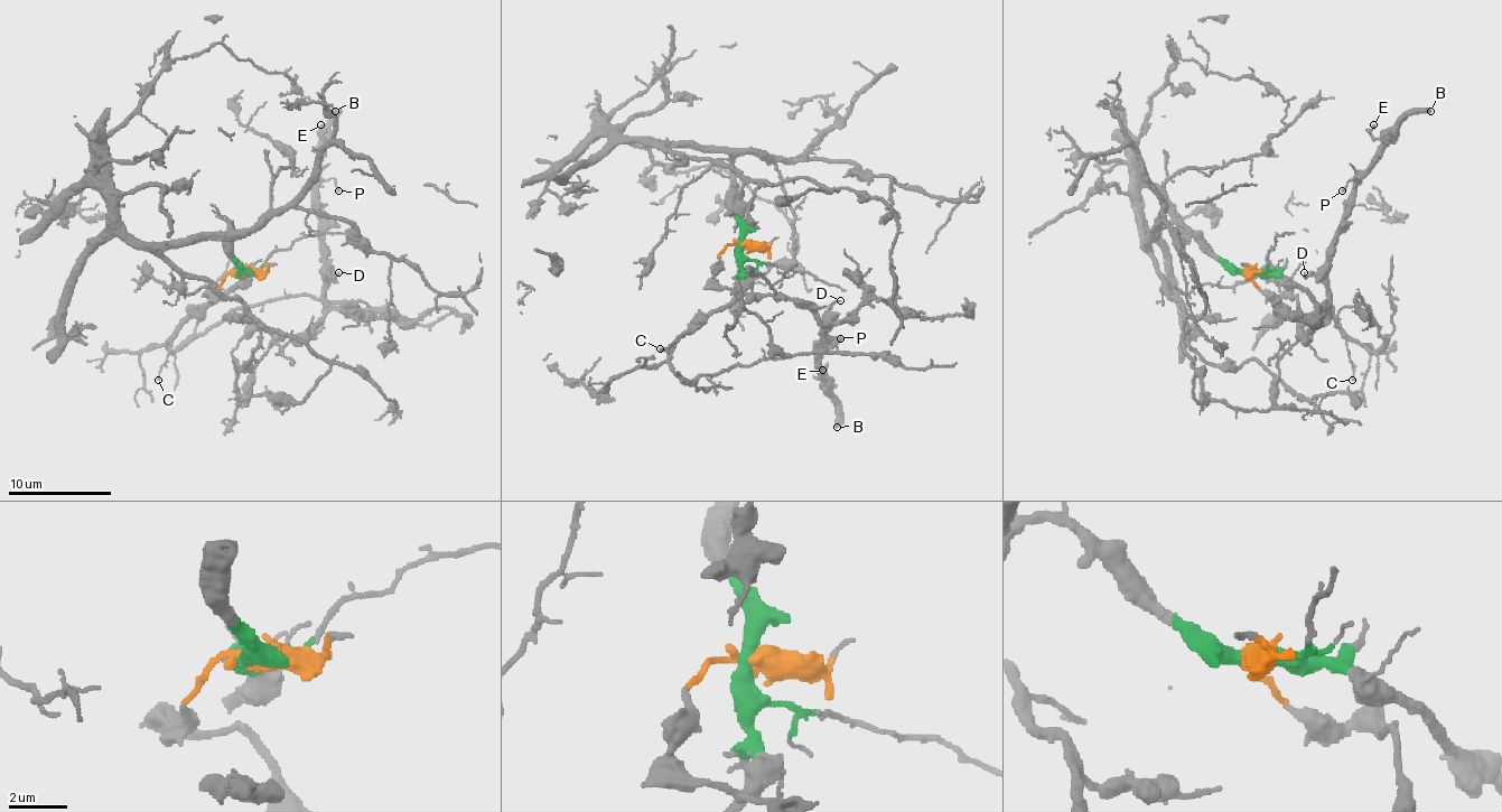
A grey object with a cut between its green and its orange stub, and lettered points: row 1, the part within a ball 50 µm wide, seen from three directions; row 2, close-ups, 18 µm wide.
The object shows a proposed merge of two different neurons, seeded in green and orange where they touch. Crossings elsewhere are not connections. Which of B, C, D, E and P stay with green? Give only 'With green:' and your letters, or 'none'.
With green: C

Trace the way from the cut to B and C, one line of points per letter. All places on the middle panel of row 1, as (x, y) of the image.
B: (743, 244), (719, 254), (715, 278), (740, 294), (800, 301), (828, 325), (820, 389), (836, 428)
C: (743, 244), (743, 276), (737, 294), (663, 351), (660, 347)

